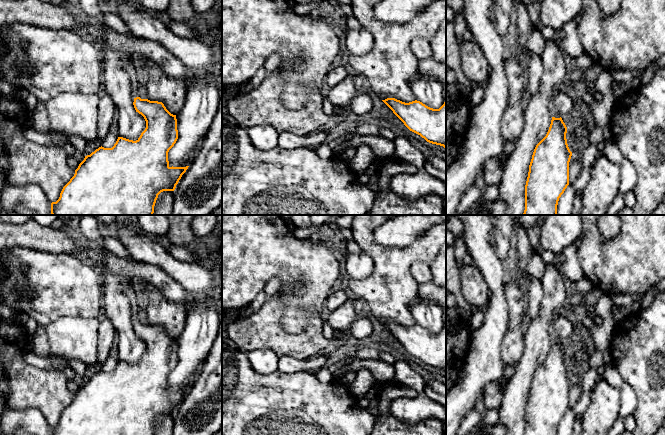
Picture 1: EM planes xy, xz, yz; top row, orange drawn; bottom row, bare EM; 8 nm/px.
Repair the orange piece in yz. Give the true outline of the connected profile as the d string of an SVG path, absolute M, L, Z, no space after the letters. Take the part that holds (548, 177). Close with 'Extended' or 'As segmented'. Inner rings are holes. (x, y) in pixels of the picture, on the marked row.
M552 117L546 136L536 145L525 185L523 215L557 215L559 198L569 185L572 156L562 118Z. As segmented

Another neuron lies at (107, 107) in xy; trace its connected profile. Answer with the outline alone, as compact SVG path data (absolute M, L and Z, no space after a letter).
M106 93L99 100L99 120L97 139L103 141L110 131L110 126L115 114L115 104L112 98Z

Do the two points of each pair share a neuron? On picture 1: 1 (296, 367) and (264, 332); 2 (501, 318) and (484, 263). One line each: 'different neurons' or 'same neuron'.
1: different neurons
2: same neuron

